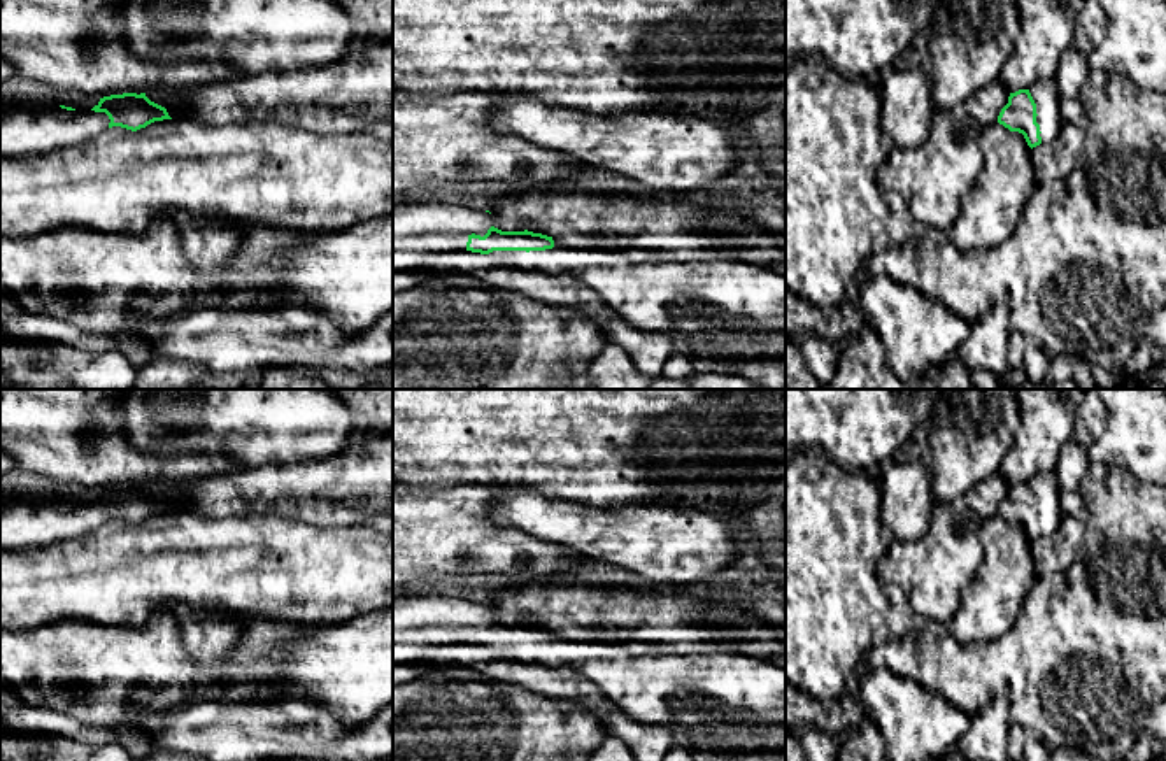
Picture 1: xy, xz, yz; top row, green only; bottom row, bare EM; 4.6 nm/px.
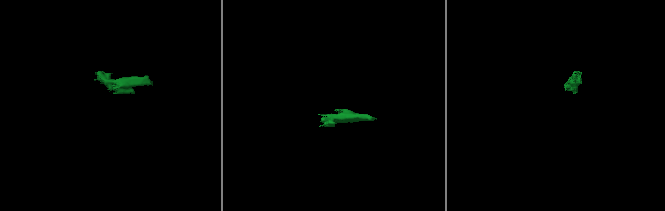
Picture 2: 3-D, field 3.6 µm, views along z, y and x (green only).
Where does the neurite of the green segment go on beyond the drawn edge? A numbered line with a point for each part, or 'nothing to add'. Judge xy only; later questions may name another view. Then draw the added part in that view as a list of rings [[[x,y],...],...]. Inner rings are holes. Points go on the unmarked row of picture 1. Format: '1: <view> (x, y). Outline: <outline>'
1: xy (21, 523). Outline: [[[54,496],[39,503],[14,500],[0,507],[0,551],[84,537],[109,521],[109,516],[105,505],[88,501],[67,503]]]

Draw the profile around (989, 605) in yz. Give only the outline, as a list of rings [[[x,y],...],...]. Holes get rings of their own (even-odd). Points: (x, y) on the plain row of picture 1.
[[[994,516],[980,521],[977,537],[984,549],[982,563],[947,624],[949,635],[964,645],[1005,635],[1036,580],[1031,540],[1022,526]]]

